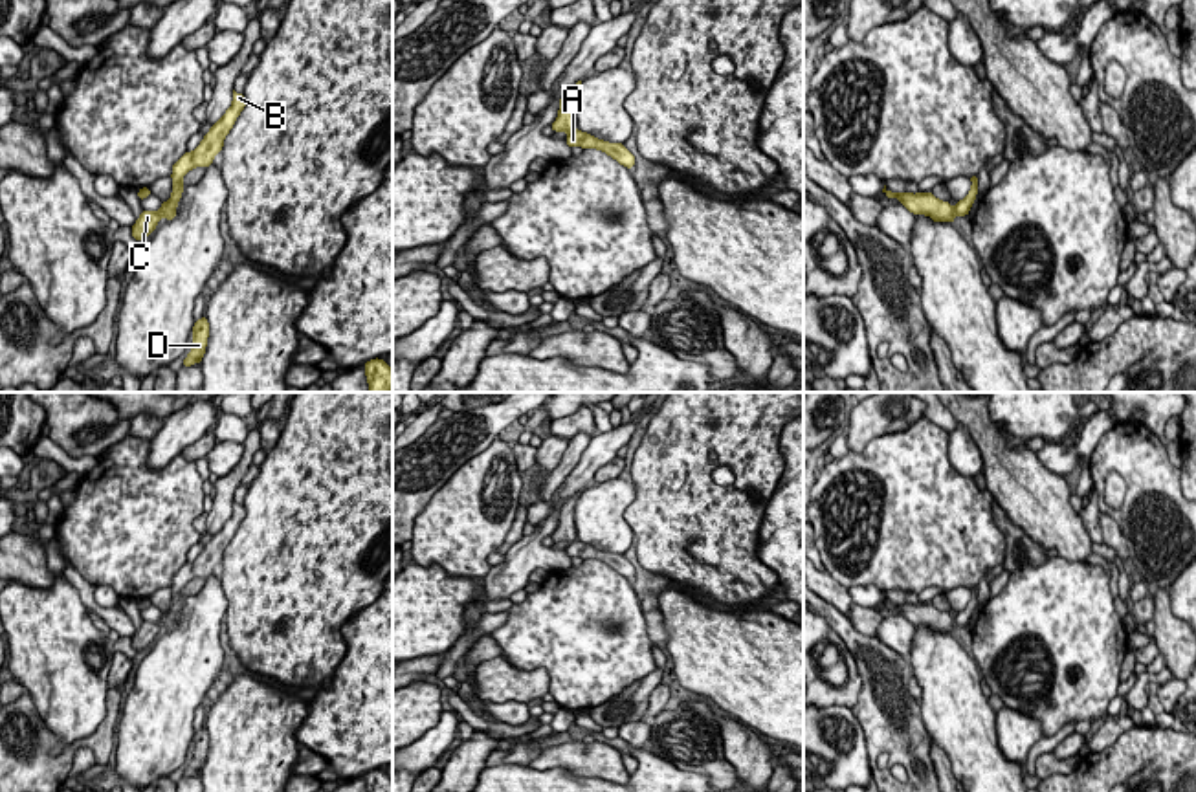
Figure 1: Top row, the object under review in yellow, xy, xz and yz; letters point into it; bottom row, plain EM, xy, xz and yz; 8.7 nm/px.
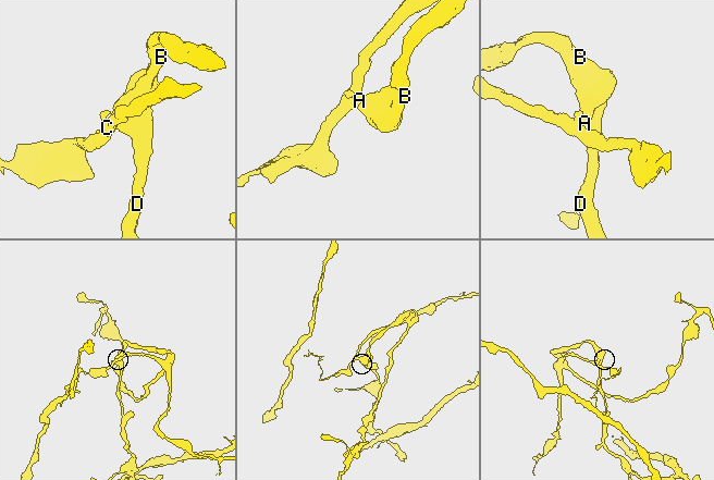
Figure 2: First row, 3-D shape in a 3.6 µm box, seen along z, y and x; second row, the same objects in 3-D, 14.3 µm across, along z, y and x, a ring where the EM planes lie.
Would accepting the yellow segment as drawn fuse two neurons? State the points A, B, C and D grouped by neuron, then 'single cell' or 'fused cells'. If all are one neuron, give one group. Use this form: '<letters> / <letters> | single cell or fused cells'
A B D / C | fused cells

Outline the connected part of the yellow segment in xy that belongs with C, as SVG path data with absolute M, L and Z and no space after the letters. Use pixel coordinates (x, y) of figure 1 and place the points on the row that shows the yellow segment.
M141 211L141 216L132 226L132 236L139 242L141 238L149 236L161 218L160 211Z

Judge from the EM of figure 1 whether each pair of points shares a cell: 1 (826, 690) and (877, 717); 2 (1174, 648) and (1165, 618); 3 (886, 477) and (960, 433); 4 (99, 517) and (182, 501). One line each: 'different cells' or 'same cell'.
1: different cells
2: same cell
3: different cells
4: same cell

